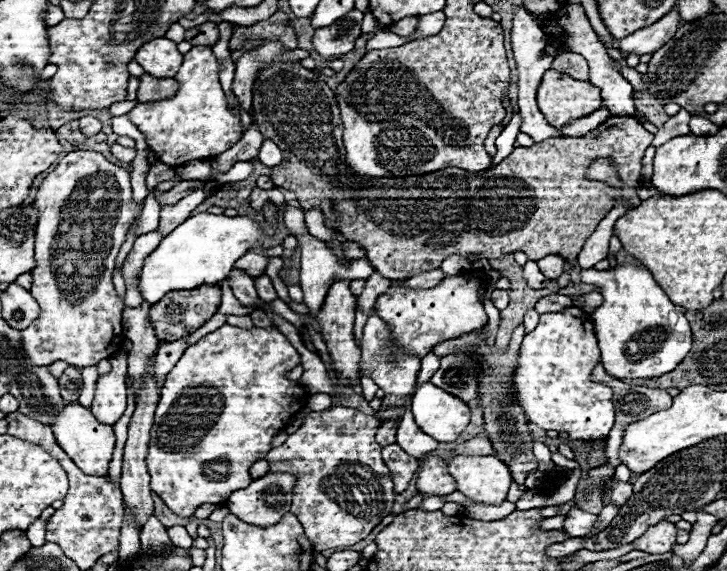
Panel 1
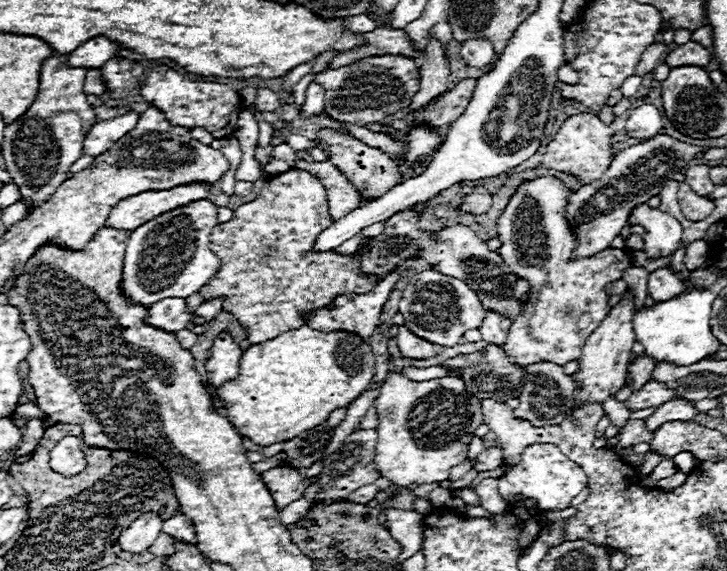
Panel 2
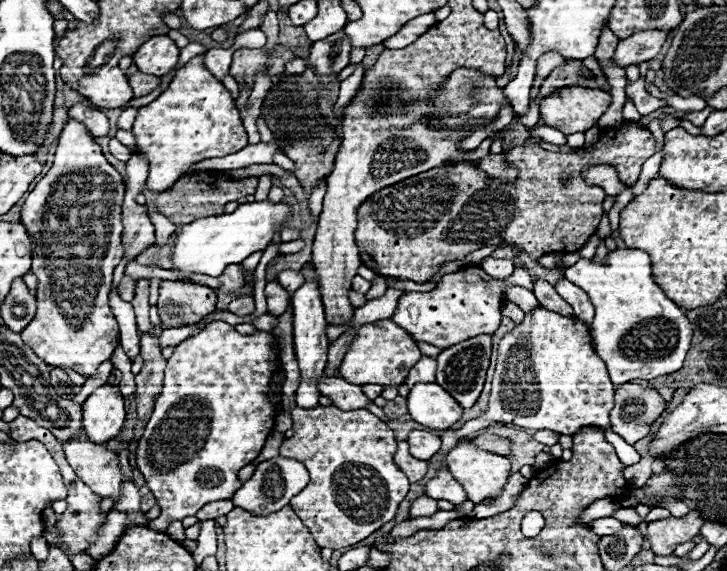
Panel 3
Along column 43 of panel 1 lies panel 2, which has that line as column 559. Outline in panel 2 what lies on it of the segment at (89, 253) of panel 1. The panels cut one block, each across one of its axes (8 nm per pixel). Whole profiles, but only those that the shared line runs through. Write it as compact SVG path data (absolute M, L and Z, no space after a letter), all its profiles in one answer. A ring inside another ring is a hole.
M552 176L524 182L496 222L498 238L502 242L498 252L502 252L502 258L514 268L518 278L532 282L526 308L510 326L504 344L504 352L518 366L538 360L550 360L564 366L566 362L580 358L586 338L610 312L608 294L602 288L608 282L622 278L622 272L632 266L630 250L610 248L582 260L568 260L576 246L568 220L564 218L568 196L570 190ZM582 318L588 324L578 324Z

